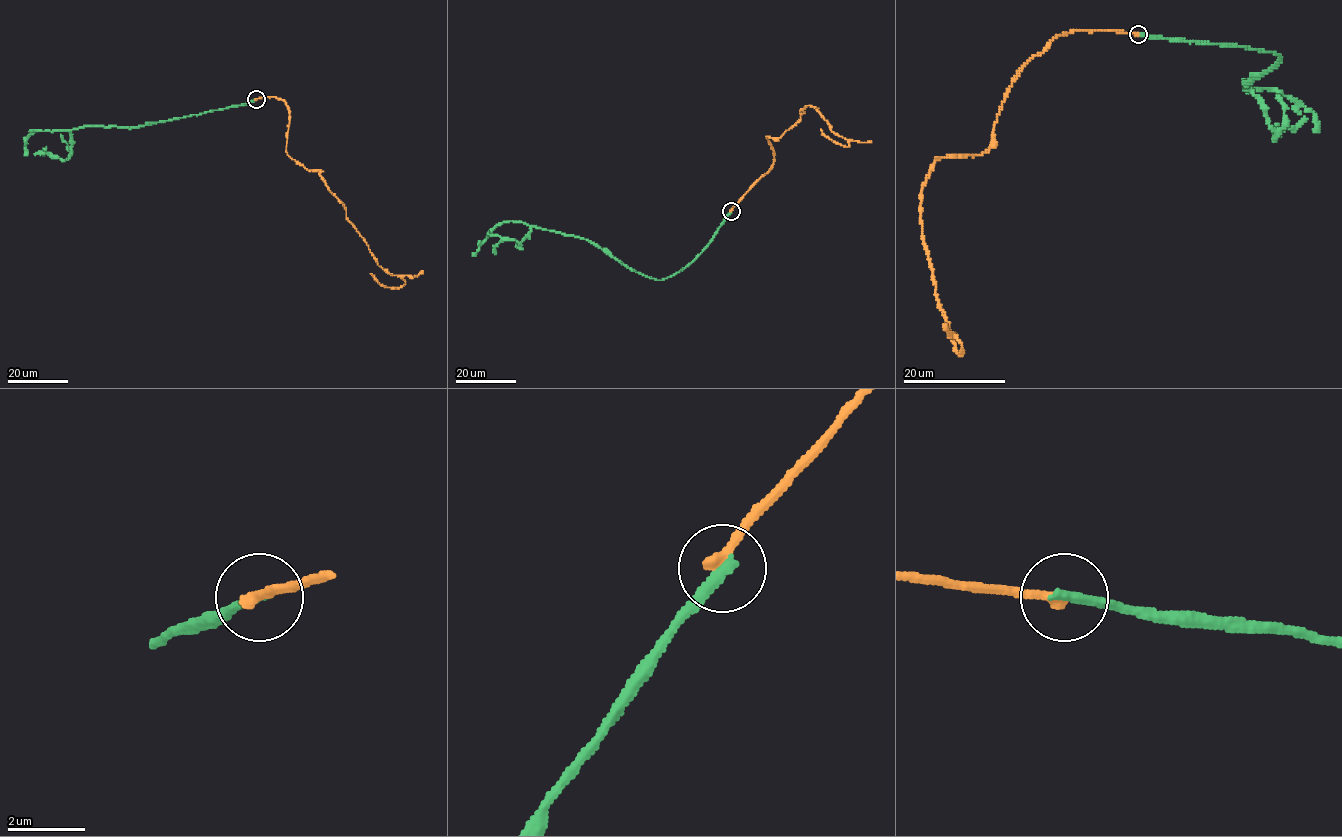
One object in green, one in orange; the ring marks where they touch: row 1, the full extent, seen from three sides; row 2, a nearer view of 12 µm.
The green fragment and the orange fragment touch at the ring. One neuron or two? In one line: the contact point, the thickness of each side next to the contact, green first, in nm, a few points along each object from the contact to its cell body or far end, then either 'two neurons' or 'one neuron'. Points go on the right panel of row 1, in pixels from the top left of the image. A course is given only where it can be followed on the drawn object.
(1138, 34) | 320/280 nm | green via (1138, 34), (1278, 55), (1276, 66), (1244, 82), (1245, 89), (1271, 89), (1292, 98), (1313, 113), (1315, 132) | orange via (1138, 34), (1058, 34), (1022, 68), (989, 148), (933, 163), (922, 194), (922, 239), (961, 354), (945, 330) | two neurons

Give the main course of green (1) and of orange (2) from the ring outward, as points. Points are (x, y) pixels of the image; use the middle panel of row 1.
1: (731, 212), (712, 240), (692, 261), (661, 279), (631, 270), (586, 239), (517, 221), (500, 222), (473, 254)
2: (730, 212), (773, 164), (766, 137), (780, 138), (800, 110), (817, 108), (849, 146), (820, 128)

